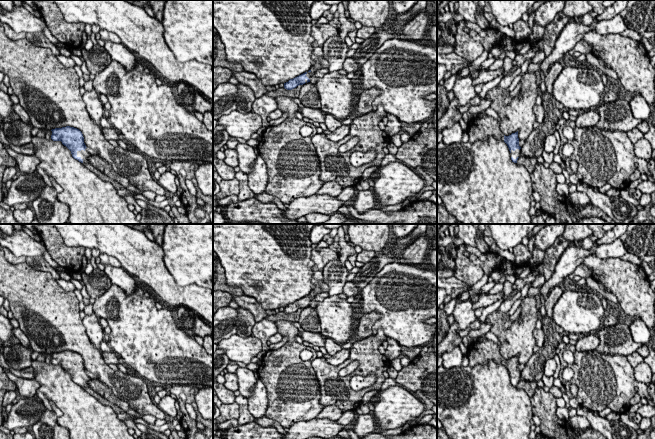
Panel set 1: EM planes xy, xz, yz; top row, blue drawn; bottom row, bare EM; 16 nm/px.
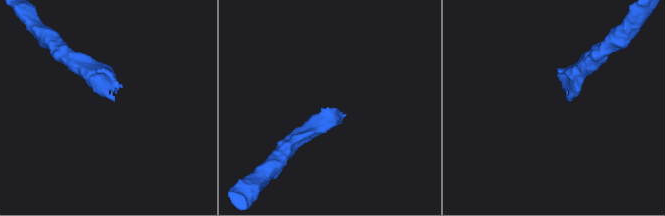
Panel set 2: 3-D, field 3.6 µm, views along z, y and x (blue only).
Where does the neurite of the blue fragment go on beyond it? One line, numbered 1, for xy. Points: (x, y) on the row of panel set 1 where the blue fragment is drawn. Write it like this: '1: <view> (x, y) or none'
1: xy (84, 155)

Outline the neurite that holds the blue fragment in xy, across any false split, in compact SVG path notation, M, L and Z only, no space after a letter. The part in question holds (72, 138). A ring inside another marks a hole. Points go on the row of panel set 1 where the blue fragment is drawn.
M66 126L52 129L51 139L61 141L72 154L72 157L83 164L90 164L88 157L91 155L87 151L82 132L74 127Z

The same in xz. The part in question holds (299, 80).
M329 23L321 24L319 26L315 24L312 26L311 36L314 38L314 42L312 43L314 49L312 60L315 63L309 71L284 83L284 88L287 90L292 90L299 85L310 82L310 79L317 70L329 67L329 62L323 58L323 45L328 38L339 37L339 30Z

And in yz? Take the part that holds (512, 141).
M484 114L481 118L476 117L469 122L467 133L470 143L478 140L488 140L490 136L498 141L505 142L509 148L512 162L517 163L521 149L519 146L518 131L505 136L500 130L499 122L492 116Z

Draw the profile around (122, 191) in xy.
M98 169L94 170L94 174L96 174L101 180L111 183L117 190L118 194L122 197L124 197L125 195L135 193L135 192L131 192L131 191L127 190L125 187L123 187L122 185L120 185L118 182L114 181L110 177L106 176L104 173L99 171Z

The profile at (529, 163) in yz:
M521 156L517 160L518 165L524 166L531 174L537 164L537 158Z

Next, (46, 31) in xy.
M45 27L45 28L43 29L43 34L44 34L44 35L50 40L50 42L51 42L52 44L54 44L55 46L61 47L61 48L64 48L64 47L67 48L67 46L66 46L65 44L59 42L58 39L52 35L52 33L51 33L51 31L49 30L48 27Z

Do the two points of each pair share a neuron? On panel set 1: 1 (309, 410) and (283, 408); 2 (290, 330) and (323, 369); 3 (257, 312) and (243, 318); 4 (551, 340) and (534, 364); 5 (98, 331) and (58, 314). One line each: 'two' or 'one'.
1: one
2: two
3: two
4: one
5: two

